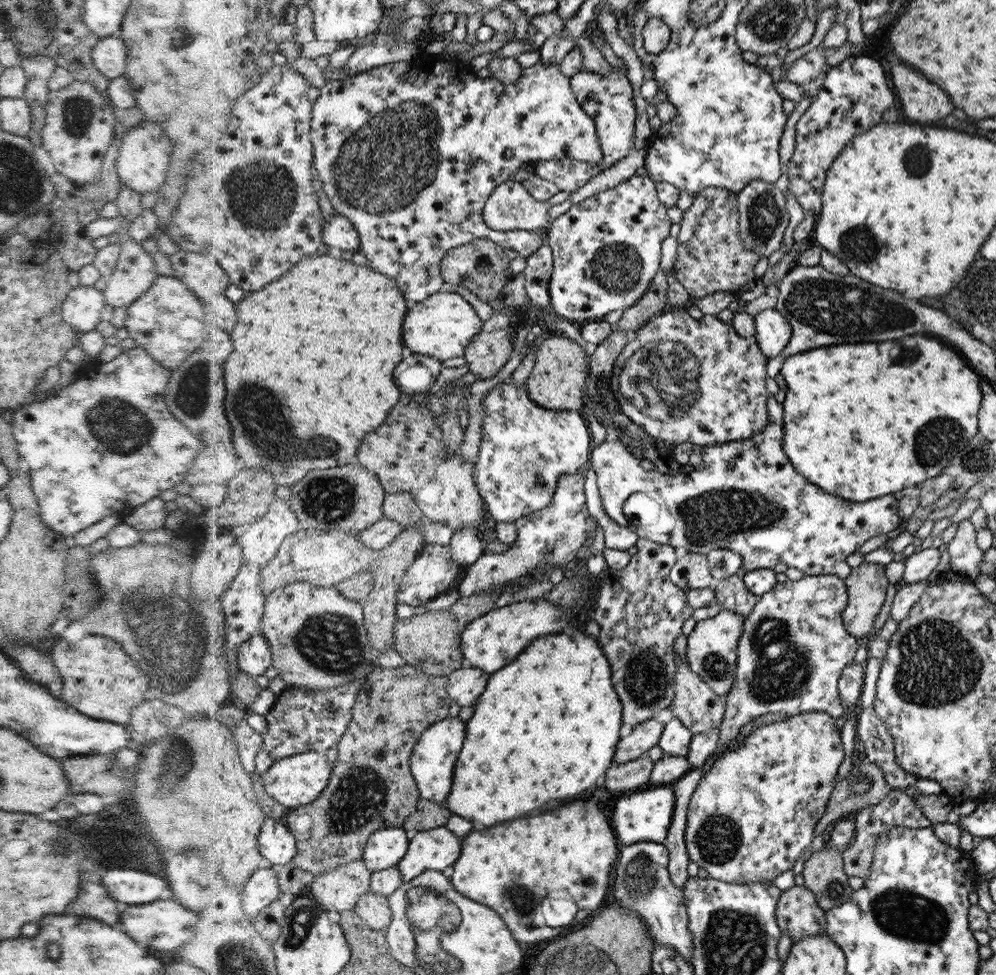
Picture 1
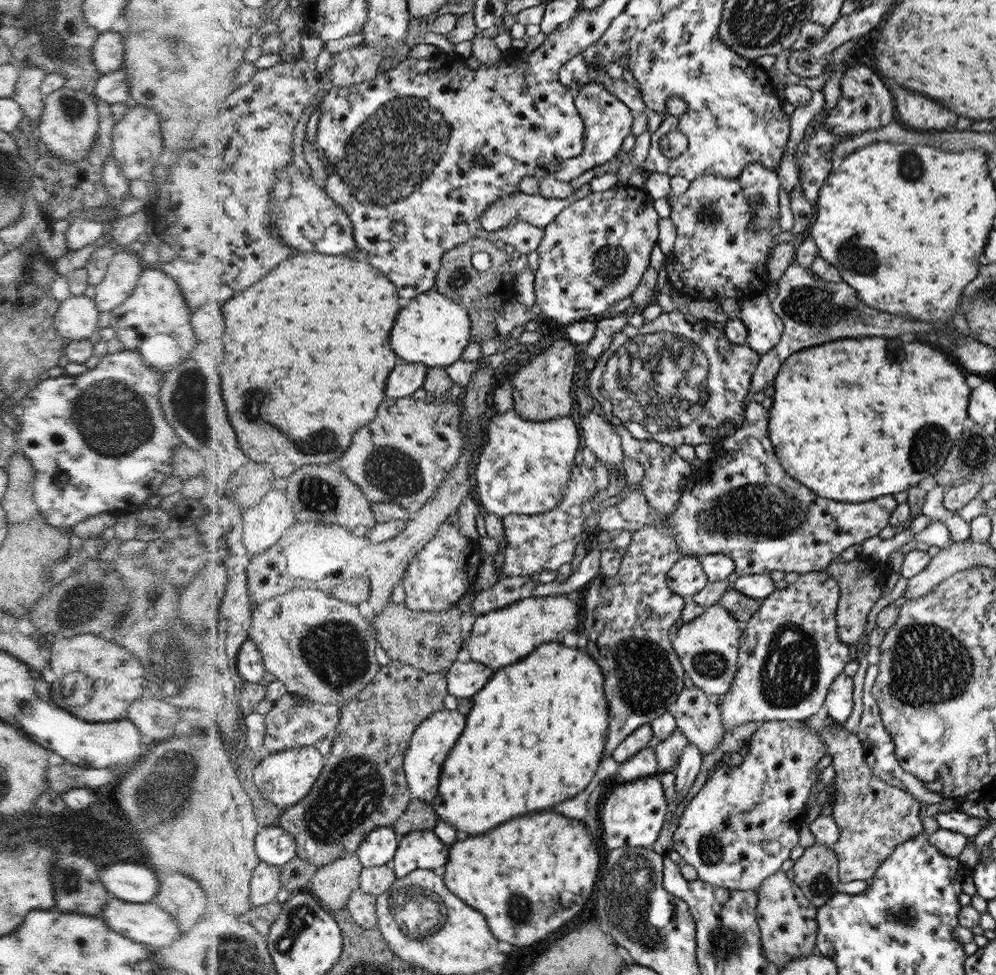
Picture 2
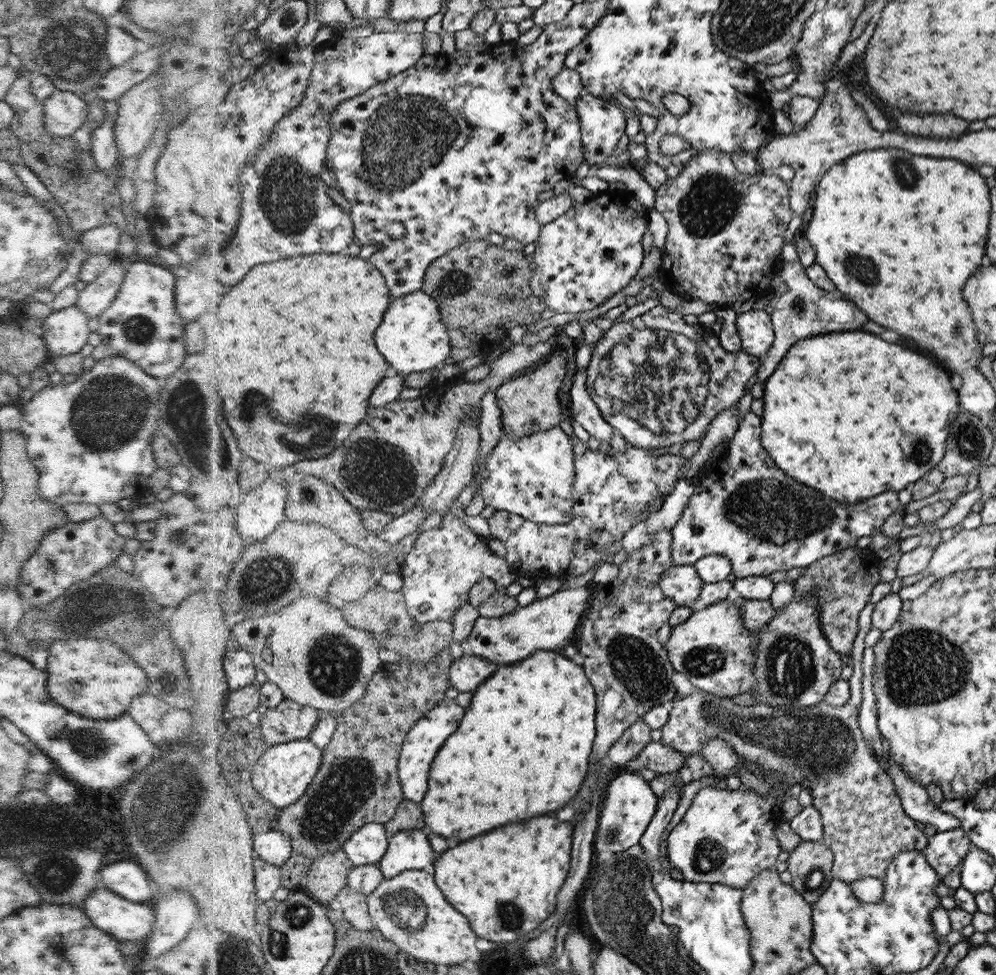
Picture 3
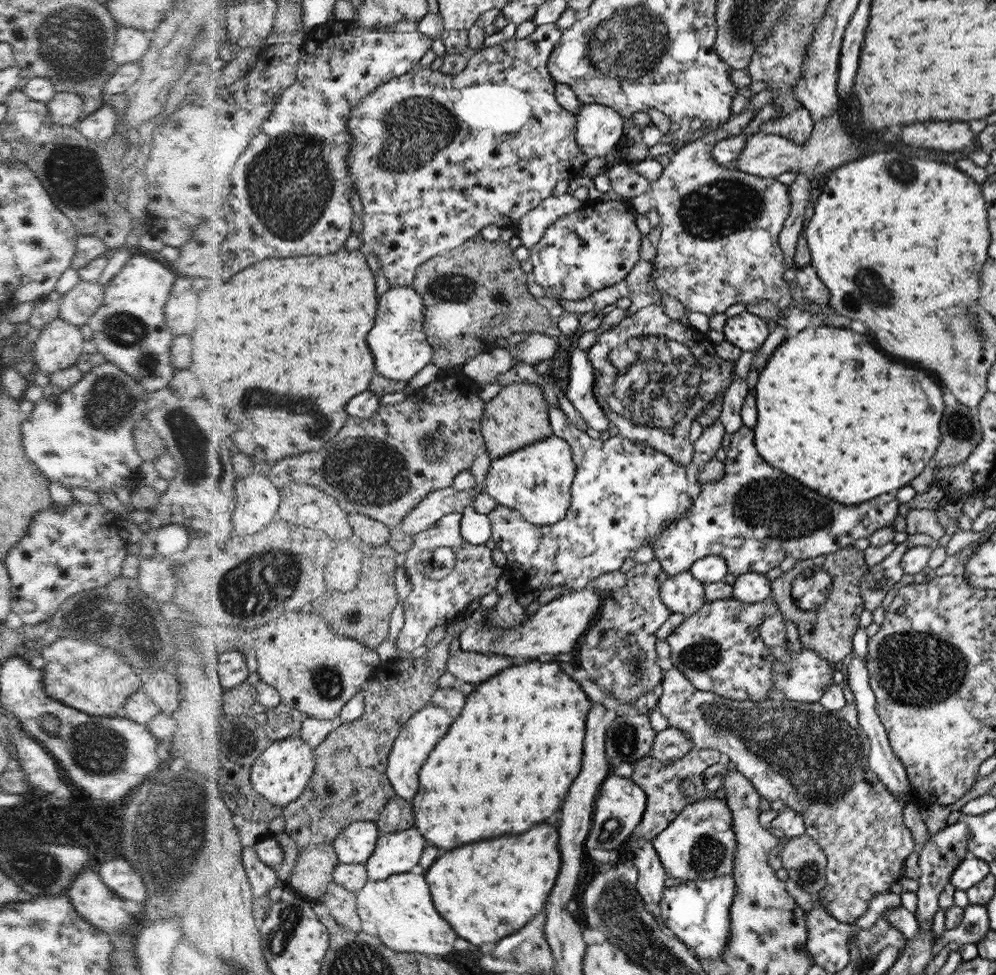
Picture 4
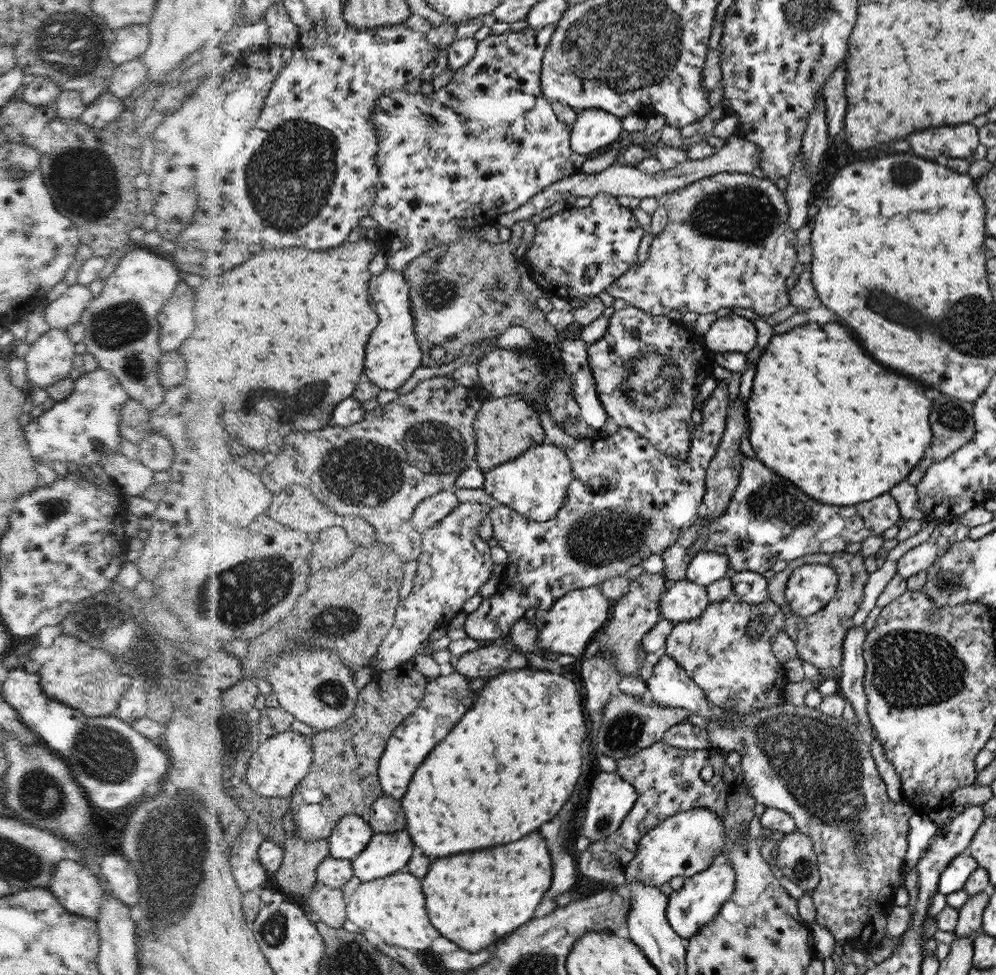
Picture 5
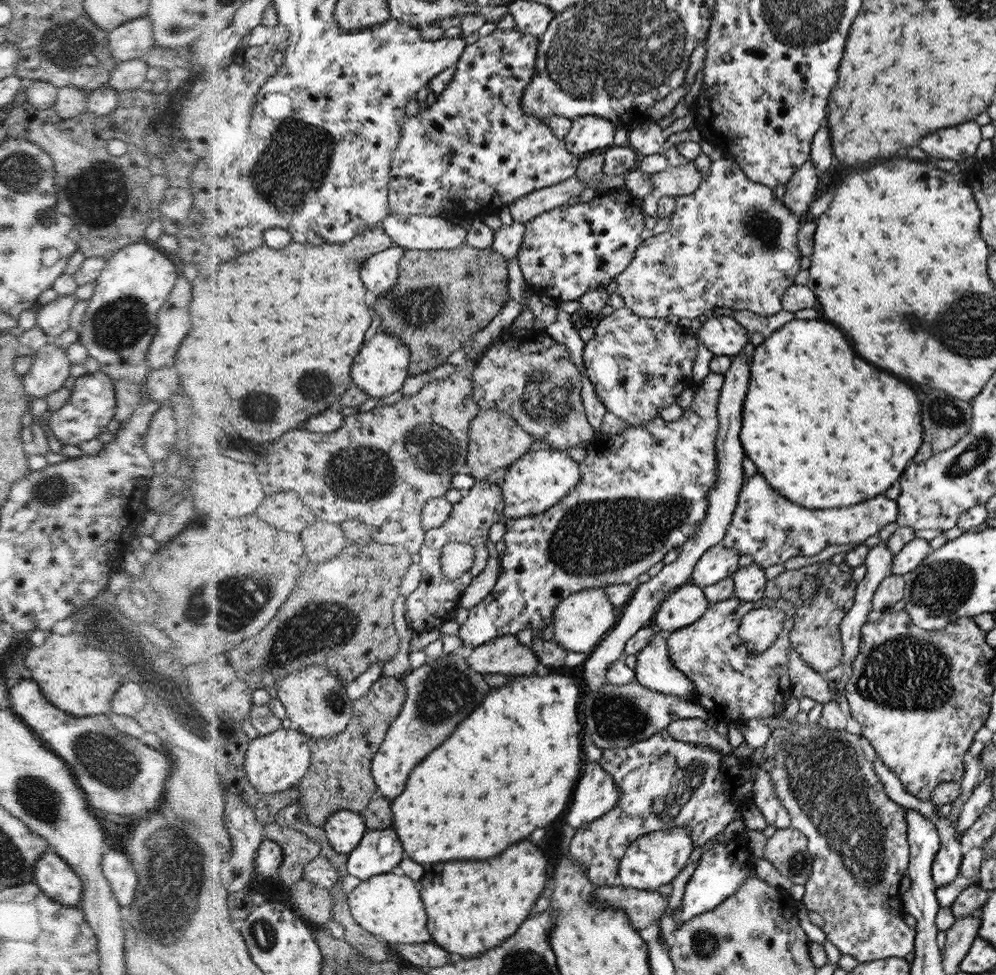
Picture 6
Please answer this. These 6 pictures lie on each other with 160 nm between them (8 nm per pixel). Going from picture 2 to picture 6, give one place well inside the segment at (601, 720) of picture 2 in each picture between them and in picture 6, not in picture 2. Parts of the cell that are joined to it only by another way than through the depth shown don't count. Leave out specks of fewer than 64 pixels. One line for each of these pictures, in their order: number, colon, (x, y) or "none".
3: (523, 751)
4: (522, 730)
5: (516, 756)
6: (516, 761)

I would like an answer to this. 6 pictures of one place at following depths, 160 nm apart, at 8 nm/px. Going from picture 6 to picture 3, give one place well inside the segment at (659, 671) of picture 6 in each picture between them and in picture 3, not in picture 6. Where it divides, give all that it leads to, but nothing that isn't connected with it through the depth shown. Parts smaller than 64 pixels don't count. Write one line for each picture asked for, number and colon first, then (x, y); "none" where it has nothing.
3: (821, 747)
4: (816, 761)
5: (817, 768)

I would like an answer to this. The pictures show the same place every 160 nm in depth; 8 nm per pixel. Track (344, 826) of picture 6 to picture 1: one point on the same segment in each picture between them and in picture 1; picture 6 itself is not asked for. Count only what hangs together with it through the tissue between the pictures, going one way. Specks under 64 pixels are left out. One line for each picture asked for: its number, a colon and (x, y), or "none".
1: (387, 848)
2: (380, 849)
3: (370, 845)
4: (358, 842)
5: (353, 835)

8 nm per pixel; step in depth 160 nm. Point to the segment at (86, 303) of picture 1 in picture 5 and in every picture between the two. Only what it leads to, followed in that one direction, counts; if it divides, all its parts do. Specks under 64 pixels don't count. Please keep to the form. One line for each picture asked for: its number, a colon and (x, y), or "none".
2: (77, 317)
3: (66, 331)
4: (60, 343)
5: (50, 359)

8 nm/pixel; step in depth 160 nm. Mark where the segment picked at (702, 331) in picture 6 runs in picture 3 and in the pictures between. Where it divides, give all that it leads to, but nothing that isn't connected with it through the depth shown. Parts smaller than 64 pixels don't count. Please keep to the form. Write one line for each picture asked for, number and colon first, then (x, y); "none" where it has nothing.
3: (754, 326)
4: (748, 331)
5: (732, 333)

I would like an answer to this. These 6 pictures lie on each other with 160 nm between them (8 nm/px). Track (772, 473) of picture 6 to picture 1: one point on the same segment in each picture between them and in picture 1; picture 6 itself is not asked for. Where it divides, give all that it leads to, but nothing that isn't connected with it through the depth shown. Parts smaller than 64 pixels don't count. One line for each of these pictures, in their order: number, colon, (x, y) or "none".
1: (888, 415)
2: (854, 420)
3: (848, 414)
4: (833, 411)
5: (846, 430)

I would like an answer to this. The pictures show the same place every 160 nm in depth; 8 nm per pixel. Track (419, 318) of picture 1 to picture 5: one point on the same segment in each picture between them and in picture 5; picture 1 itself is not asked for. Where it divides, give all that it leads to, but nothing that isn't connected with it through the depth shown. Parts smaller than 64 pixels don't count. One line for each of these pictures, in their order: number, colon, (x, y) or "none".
2: (433, 329)
3: (415, 338)
4: (403, 350)
5: (395, 353)

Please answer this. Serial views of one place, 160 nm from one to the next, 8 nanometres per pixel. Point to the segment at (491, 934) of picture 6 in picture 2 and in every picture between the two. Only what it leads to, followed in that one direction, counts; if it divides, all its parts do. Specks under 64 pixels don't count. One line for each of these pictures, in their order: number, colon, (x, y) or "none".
2: (529, 877)
3: (508, 883)
4: (510, 877)
5: (488, 894)

